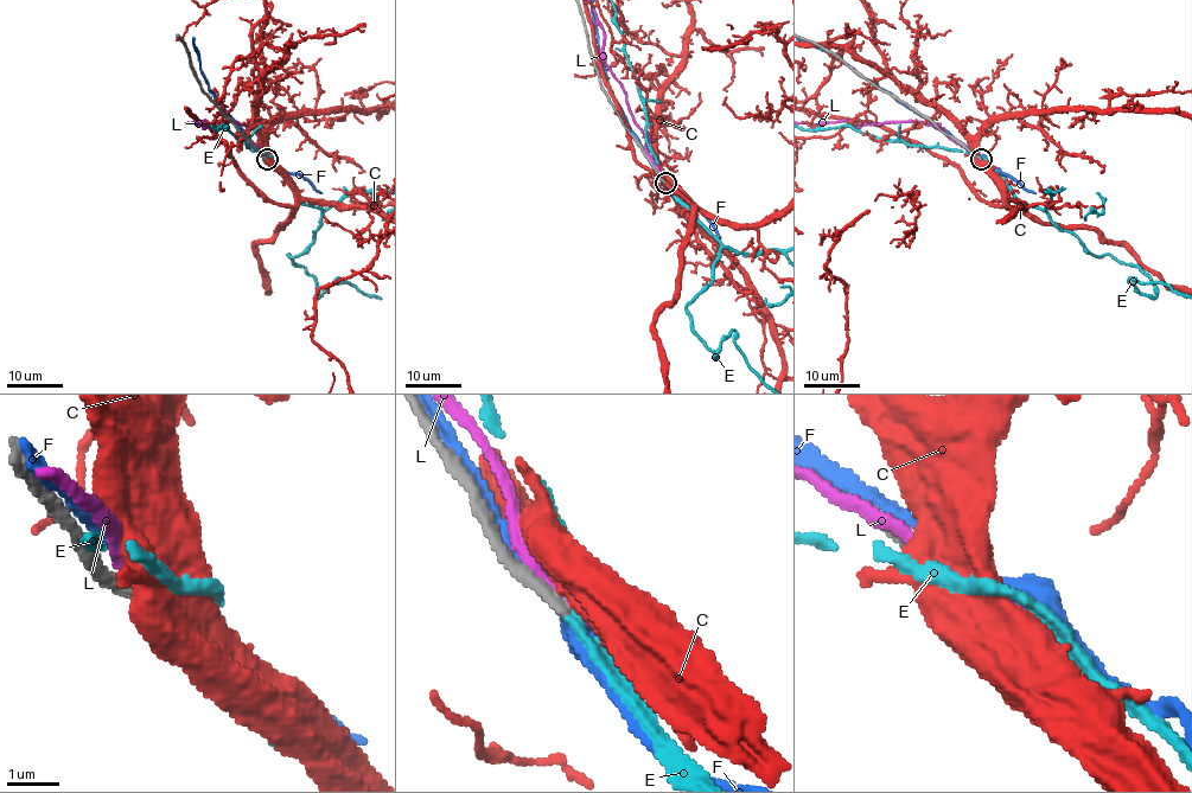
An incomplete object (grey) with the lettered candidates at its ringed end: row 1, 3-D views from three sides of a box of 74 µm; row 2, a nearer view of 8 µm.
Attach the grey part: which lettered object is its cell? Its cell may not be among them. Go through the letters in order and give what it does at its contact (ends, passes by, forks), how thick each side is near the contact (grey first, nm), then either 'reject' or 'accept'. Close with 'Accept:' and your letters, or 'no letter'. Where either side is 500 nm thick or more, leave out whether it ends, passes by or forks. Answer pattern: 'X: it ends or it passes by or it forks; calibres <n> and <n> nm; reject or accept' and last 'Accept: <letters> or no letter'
C: calibres 260 and 700 nm; reject
E: it ends; calibres 240 and 200 nm; accept
F: it passes by; calibres 280 and 360 nm; reject
L: it passes by; calibres 300 and 200 nm; reject
Accept: E

